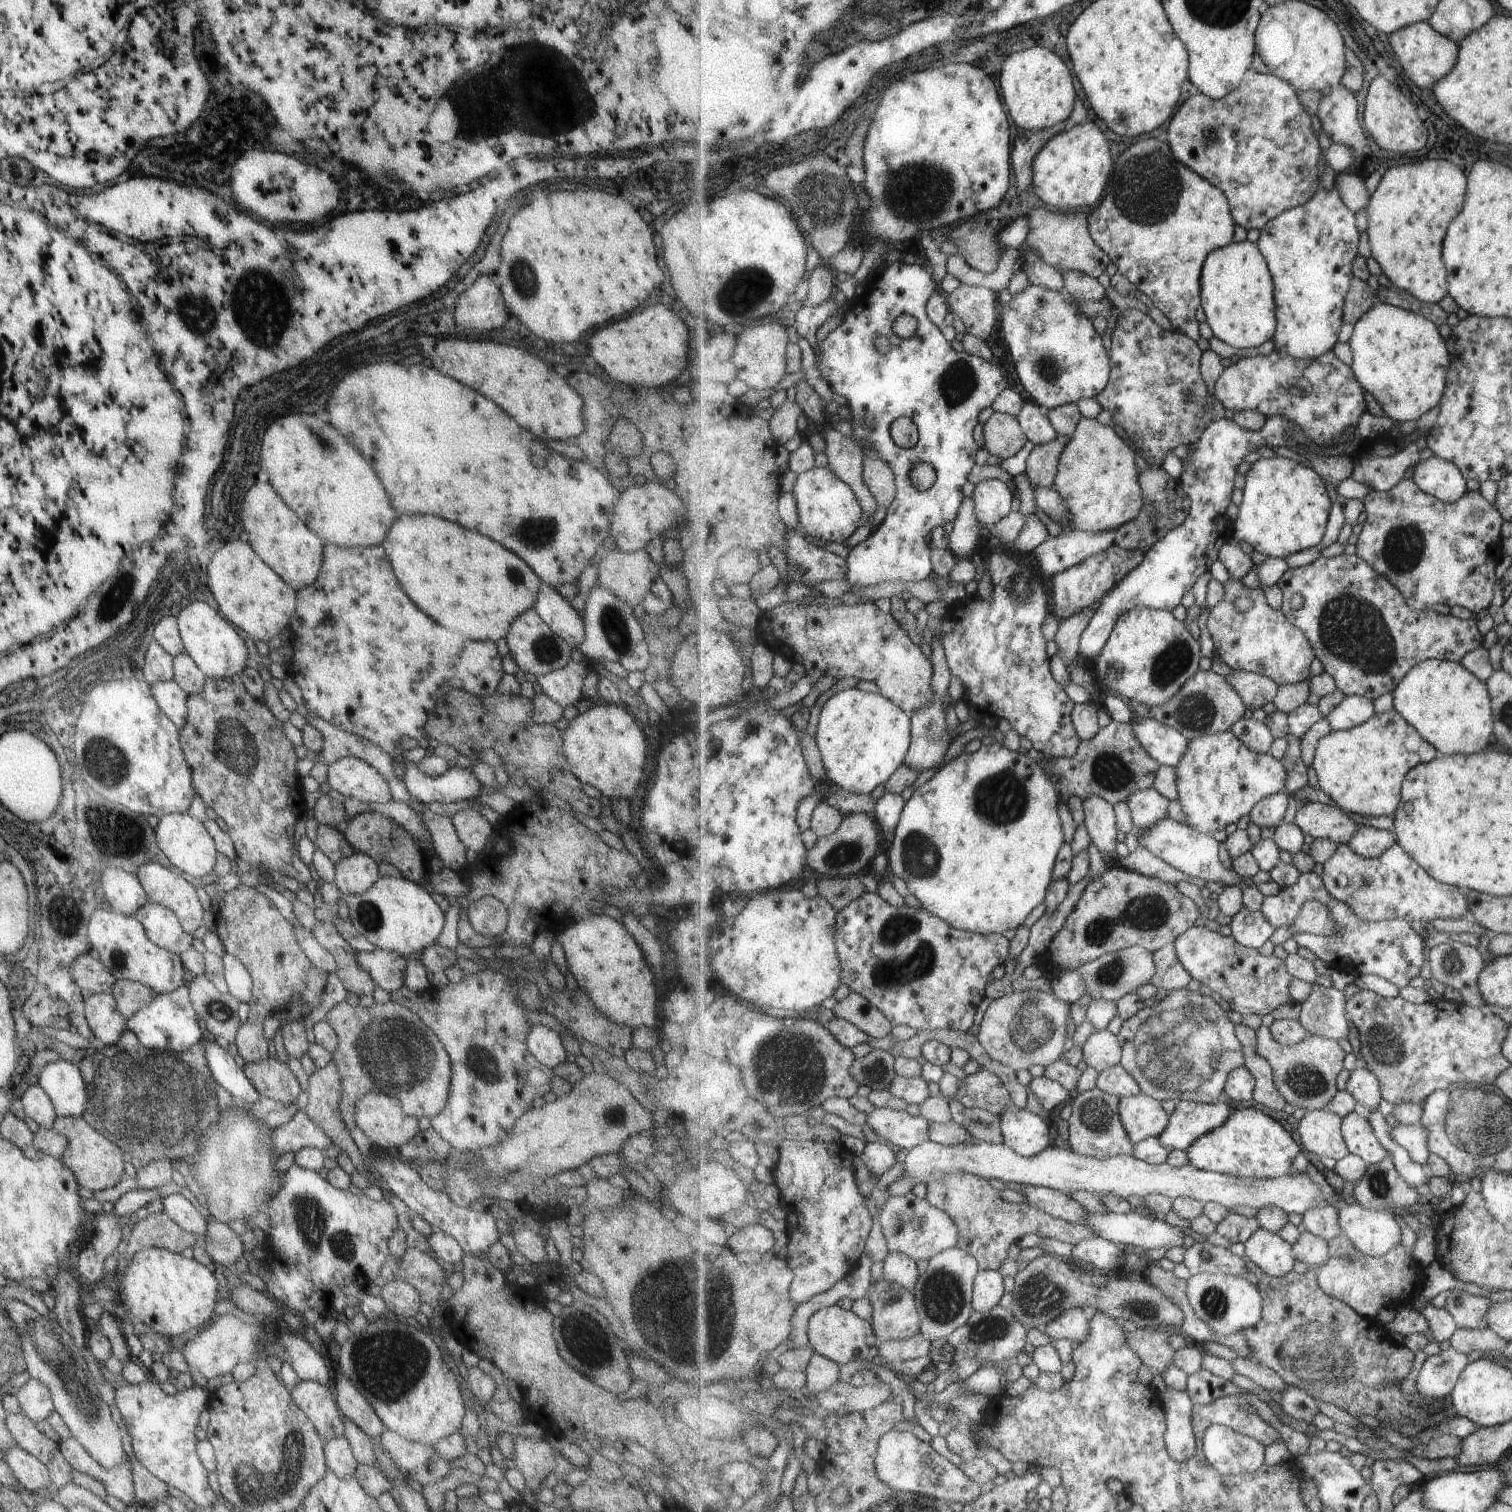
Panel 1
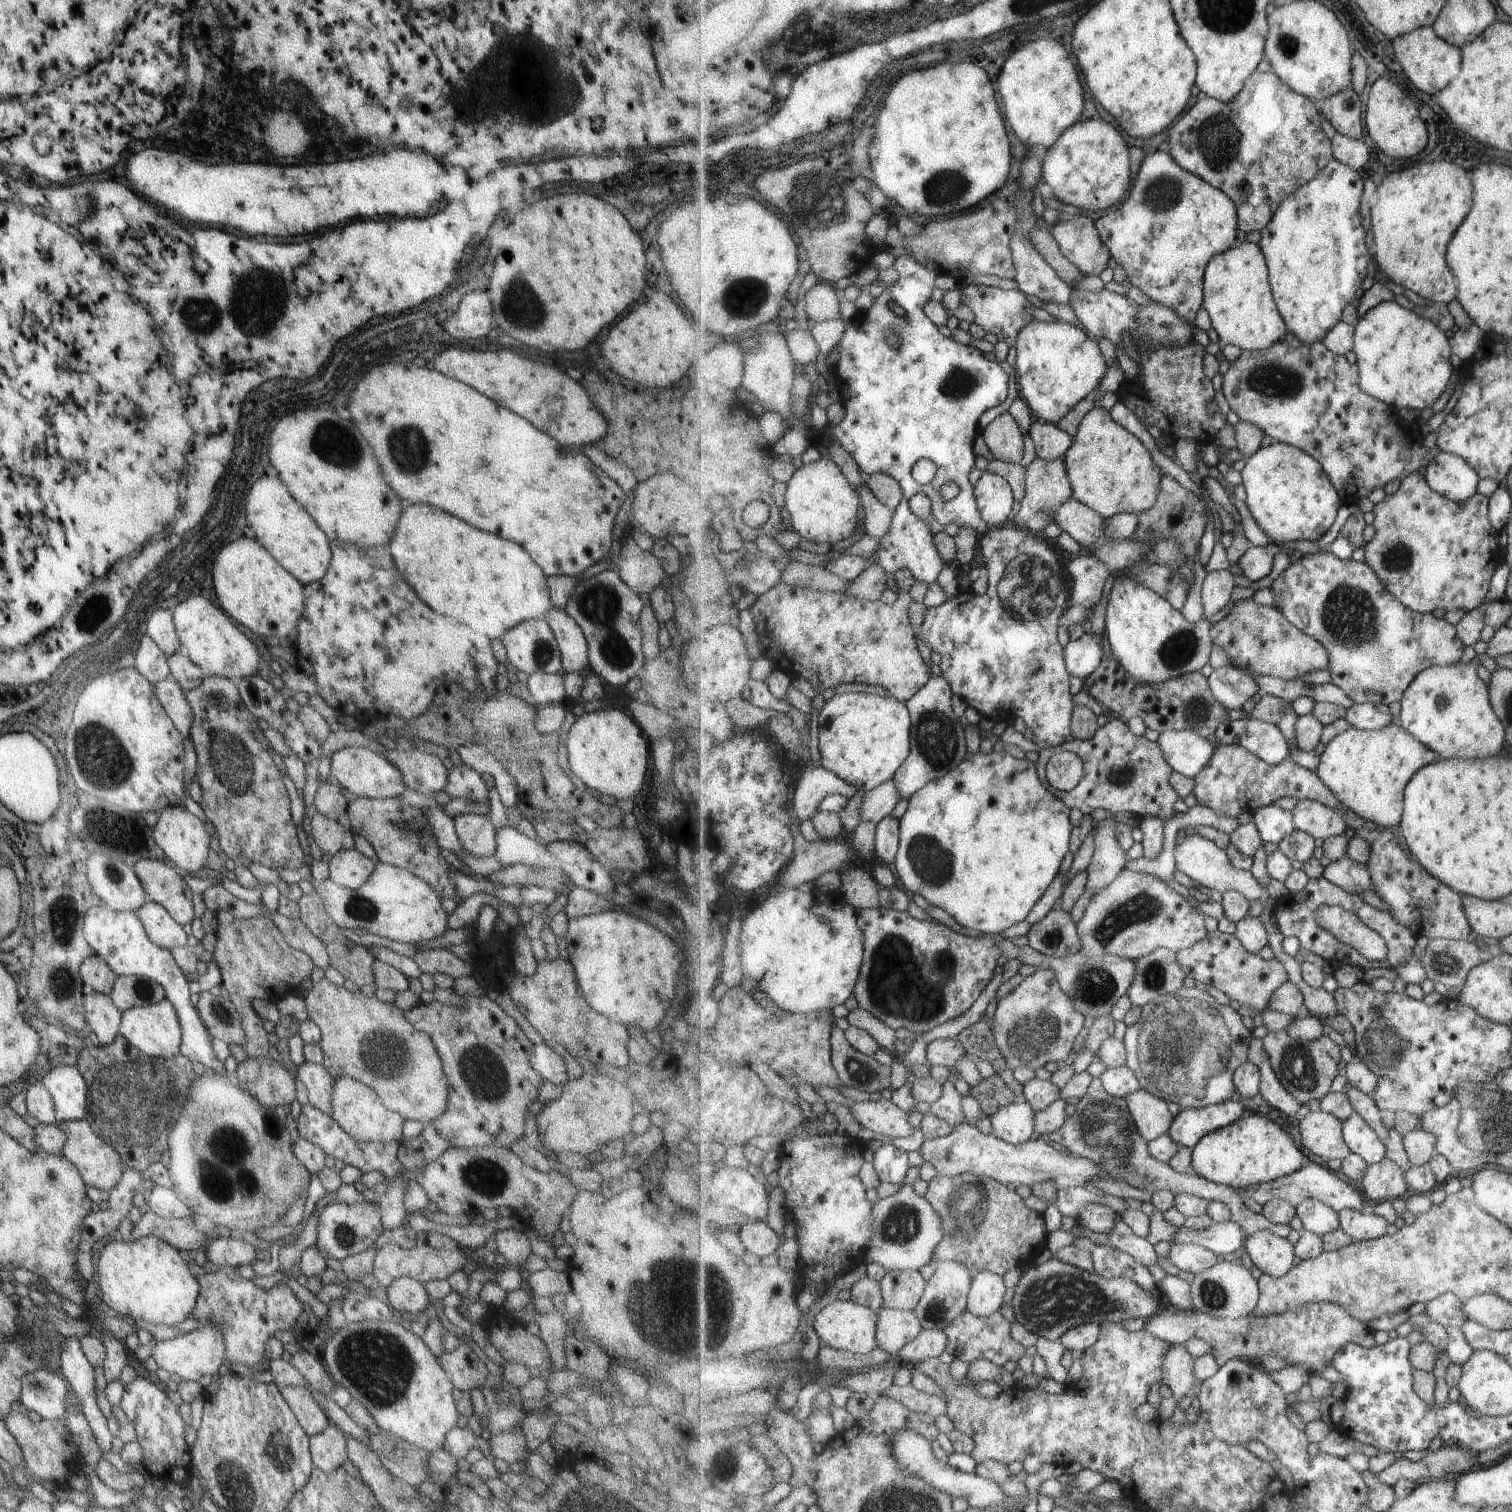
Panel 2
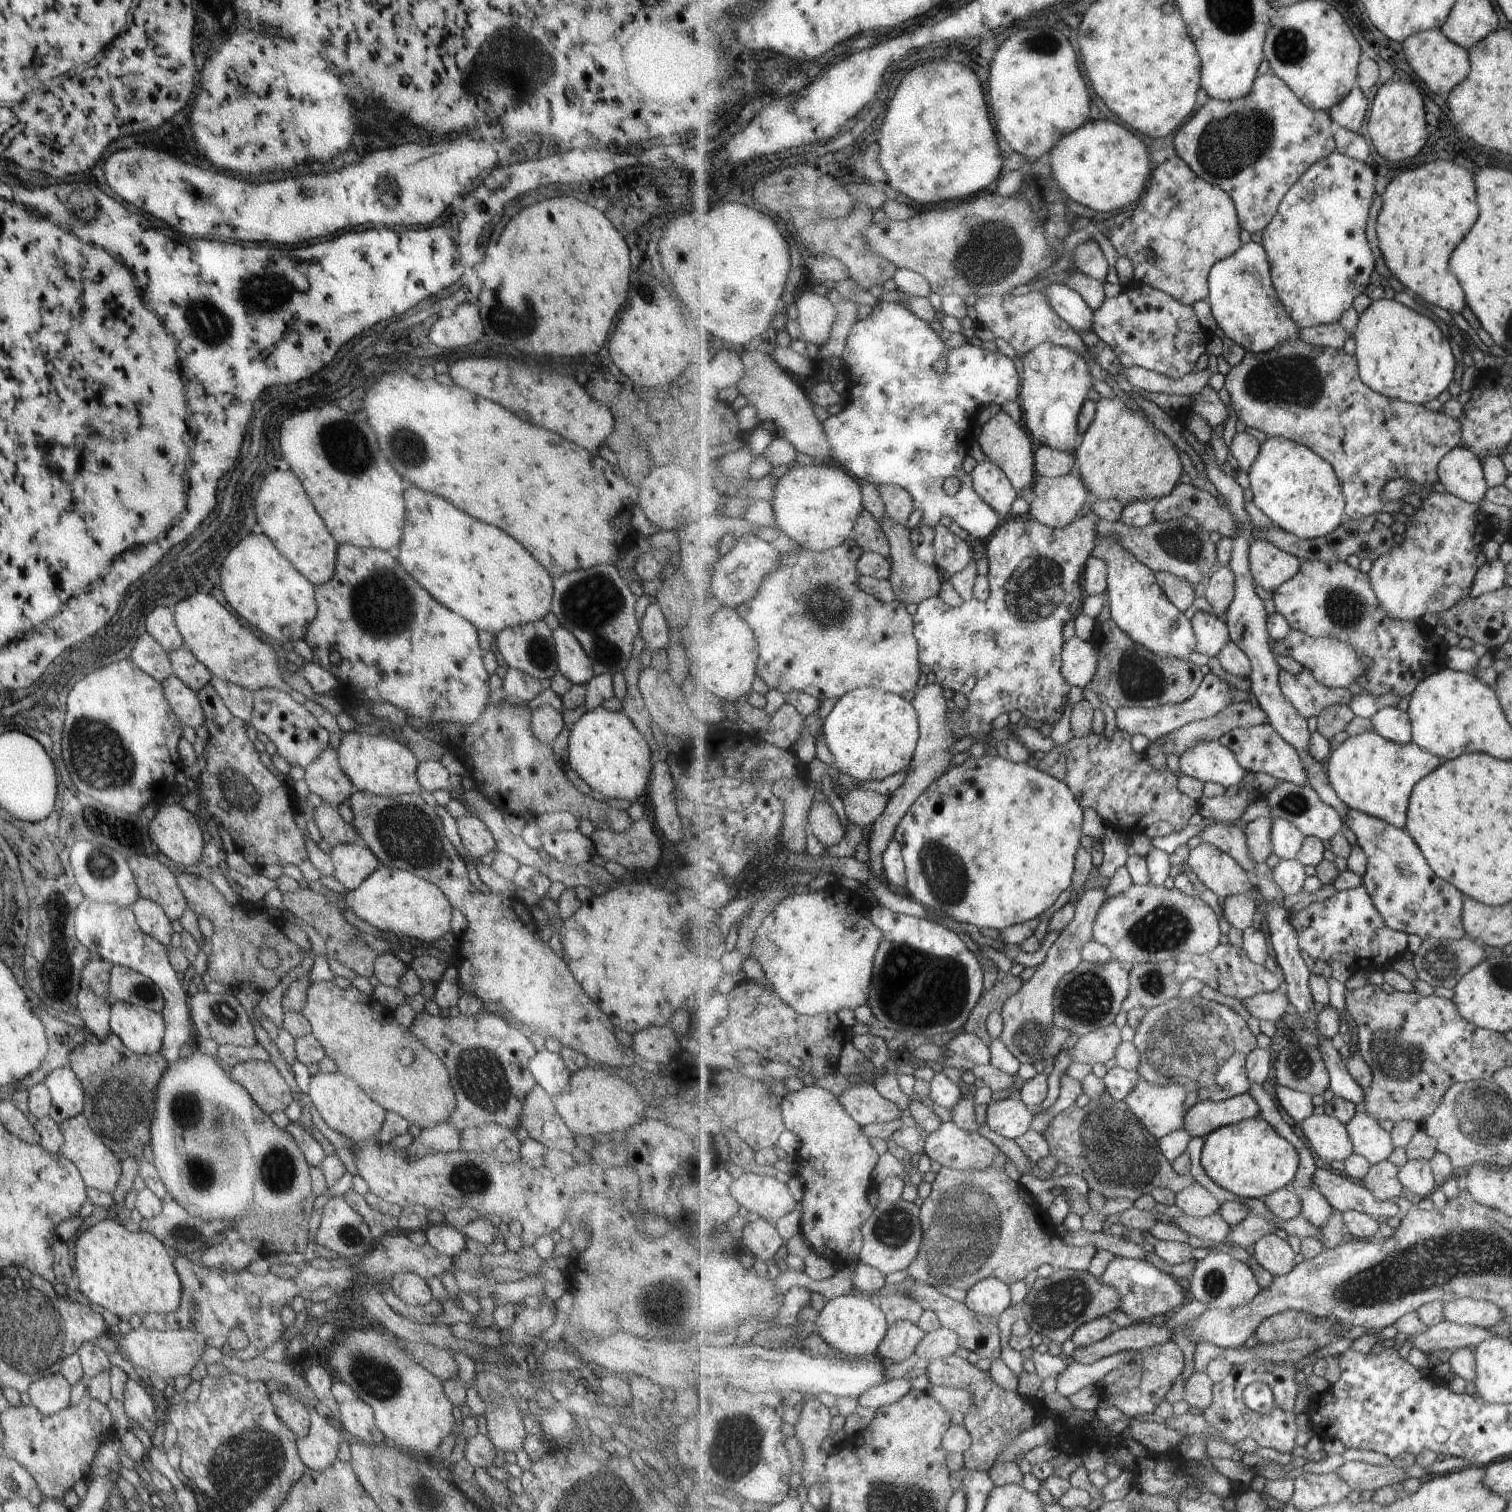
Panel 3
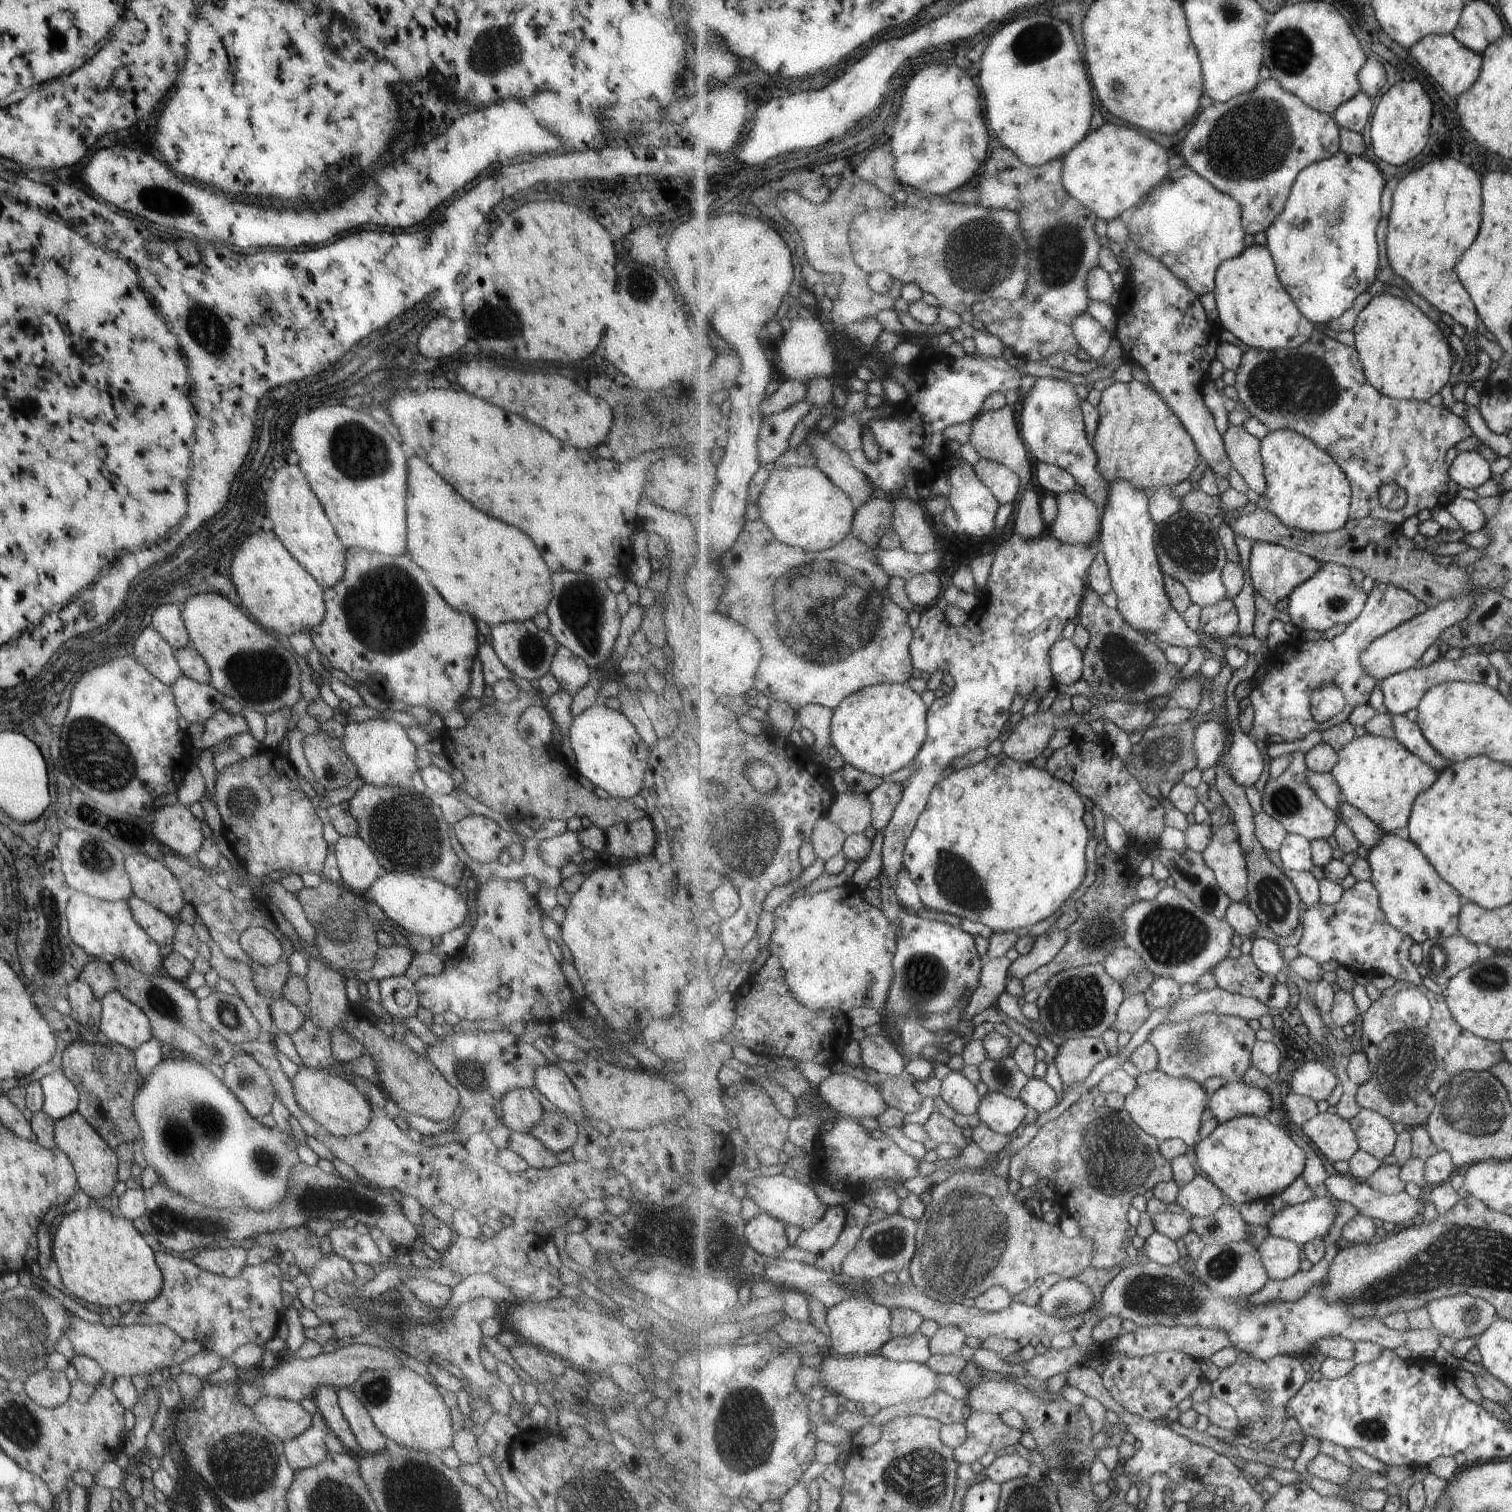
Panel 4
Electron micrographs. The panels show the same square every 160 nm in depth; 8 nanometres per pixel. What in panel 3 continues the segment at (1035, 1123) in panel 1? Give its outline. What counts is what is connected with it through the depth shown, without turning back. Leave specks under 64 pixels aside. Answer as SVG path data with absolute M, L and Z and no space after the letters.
M1011 1096L988 1104L985 1123L991 1131L1005 1138L1017 1140L1031 1130L1033 1118L1035 1115L1031 1112L1031 1108L1022 1099Z

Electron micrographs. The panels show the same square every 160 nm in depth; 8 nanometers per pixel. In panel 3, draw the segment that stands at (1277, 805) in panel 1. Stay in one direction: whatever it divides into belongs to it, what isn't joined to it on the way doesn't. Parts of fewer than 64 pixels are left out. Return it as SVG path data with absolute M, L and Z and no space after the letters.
M1272 818L1272 843L1279 859L1297 859L1305 835L1292 822L1284 818Z

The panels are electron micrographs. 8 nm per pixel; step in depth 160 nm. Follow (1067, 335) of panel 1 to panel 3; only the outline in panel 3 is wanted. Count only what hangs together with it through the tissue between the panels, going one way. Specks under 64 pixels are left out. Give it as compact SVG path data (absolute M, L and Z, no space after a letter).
M1043 343L1025 353L1023 362L1020 398L1018 403L1026 420L1026 427L1030 432L1035 445L1043 444L1052 446L1057 450L1070 450L1076 456L1076 450L1082 443L1082 434L1079 432L1078 420L1089 394L1095 386L1095 380L1091 376L1091 368L1087 356L1071 347L1058 345L1057 343Z

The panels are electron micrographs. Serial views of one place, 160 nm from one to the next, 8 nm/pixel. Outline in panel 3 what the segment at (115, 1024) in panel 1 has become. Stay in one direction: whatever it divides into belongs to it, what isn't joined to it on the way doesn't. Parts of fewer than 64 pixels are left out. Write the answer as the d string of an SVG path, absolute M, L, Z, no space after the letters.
M85 986L78 988L75 999L75 1013L83 1020L84 1026L99 1040L105 1040L110 1033L109 1004L100 996L87 990Z

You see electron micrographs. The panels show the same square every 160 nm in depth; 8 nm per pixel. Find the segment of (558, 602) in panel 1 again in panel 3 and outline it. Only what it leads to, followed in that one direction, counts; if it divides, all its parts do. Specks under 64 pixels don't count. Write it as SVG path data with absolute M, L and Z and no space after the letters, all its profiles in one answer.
M561 625L552 630L556 670L573 685L586 684L594 676L592 664L577 639Z

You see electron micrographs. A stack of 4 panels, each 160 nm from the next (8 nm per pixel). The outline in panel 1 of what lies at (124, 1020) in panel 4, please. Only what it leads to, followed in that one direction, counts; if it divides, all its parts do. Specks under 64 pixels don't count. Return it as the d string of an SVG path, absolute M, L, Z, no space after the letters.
M186 982L171 992L155 995L149 1004L142 1006L125 1021L124 1027L137 1037L141 1046L149 1050L180 1053L202 1040L195 1011L189 1002Z

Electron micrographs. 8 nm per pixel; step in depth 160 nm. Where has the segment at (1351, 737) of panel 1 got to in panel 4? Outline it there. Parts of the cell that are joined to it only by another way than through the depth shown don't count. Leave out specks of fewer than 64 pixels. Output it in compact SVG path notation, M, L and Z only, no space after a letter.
M1366 732L1346 744L1338 753L1340 759L1332 773L1342 788L1345 800L1364 812L1387 833L1406 832L1415 799L1433 786L1440 776L1440 772L1434 766L1413 754L1396 738L1380 737Z

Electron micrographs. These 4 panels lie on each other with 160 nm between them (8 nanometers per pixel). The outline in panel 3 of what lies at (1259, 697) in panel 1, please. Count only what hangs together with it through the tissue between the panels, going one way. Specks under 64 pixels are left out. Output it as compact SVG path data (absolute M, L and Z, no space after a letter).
M1209 673L1203 679L1198 691L1184 703L1176 705L1161 705L1153 707L1152 709L1141 707L1121 707L1119 710L1116 710L1117 726L1131 734L1143 734L1152 741L1159 738L1159 736L1172 733L1193 721L1202 721L1203 719L1217 716L1231 703L1237 702L1237 700L1242 697L1243 695L1233 687L1233 684L1229 684L1227 680L1223 680L1223 678L1217 676L1217 674Z

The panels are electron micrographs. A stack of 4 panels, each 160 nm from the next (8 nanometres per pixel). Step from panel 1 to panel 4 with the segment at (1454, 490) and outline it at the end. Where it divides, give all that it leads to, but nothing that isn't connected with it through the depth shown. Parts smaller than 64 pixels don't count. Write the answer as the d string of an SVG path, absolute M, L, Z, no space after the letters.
M1463 451L1450 464L1450 478L1459 489L1471 488L1475 491L1493 476L1491 464L1479 454L1479 451Z

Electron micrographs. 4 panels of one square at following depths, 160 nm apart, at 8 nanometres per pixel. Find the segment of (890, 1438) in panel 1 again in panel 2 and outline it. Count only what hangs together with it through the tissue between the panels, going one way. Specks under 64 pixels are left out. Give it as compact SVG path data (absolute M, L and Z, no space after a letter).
M903 1429L894 1436L892 1455L906 1475L913 1475L918 1479L924 1480L928 1485L952 1496L953 1499L962 1498L971 1507L997 1510L1000 1509L1000 1506L1009 1506L1009 1503L1015 1500L1015 1498L1003 1494L998 1482L986 1479L977 1473L960 1471L938 1460L937 1456L933 1454L933 1450L931 1450L930 1440L925 1435L915 1431Z

